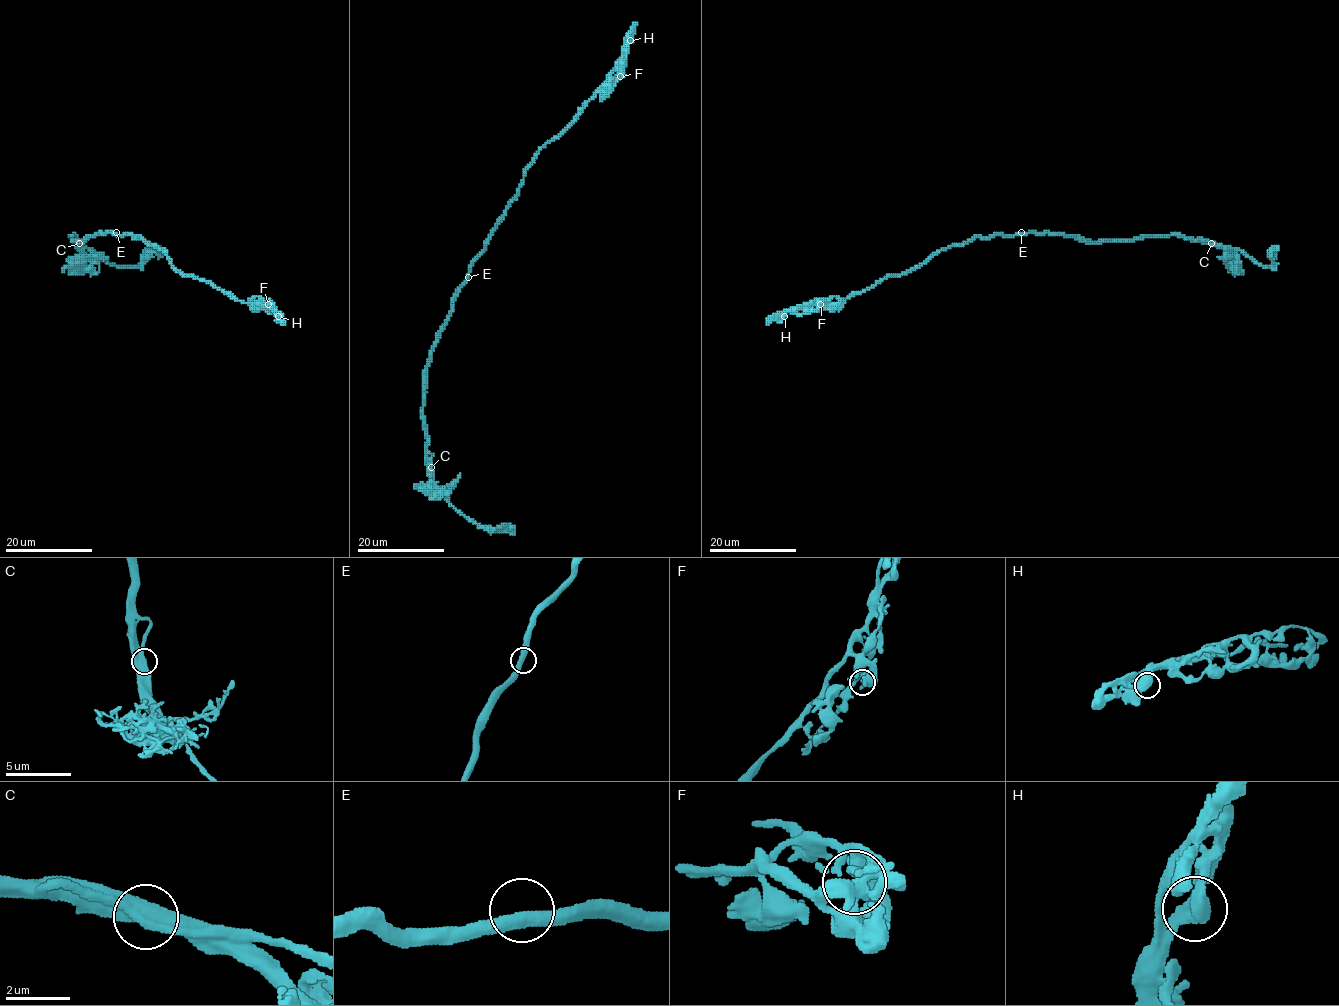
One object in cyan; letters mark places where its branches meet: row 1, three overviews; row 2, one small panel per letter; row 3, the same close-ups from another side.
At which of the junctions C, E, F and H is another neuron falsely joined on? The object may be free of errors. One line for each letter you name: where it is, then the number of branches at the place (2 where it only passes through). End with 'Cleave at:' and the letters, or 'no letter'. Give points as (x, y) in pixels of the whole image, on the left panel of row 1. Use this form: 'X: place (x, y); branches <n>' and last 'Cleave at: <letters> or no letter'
Cleave at: no letter

